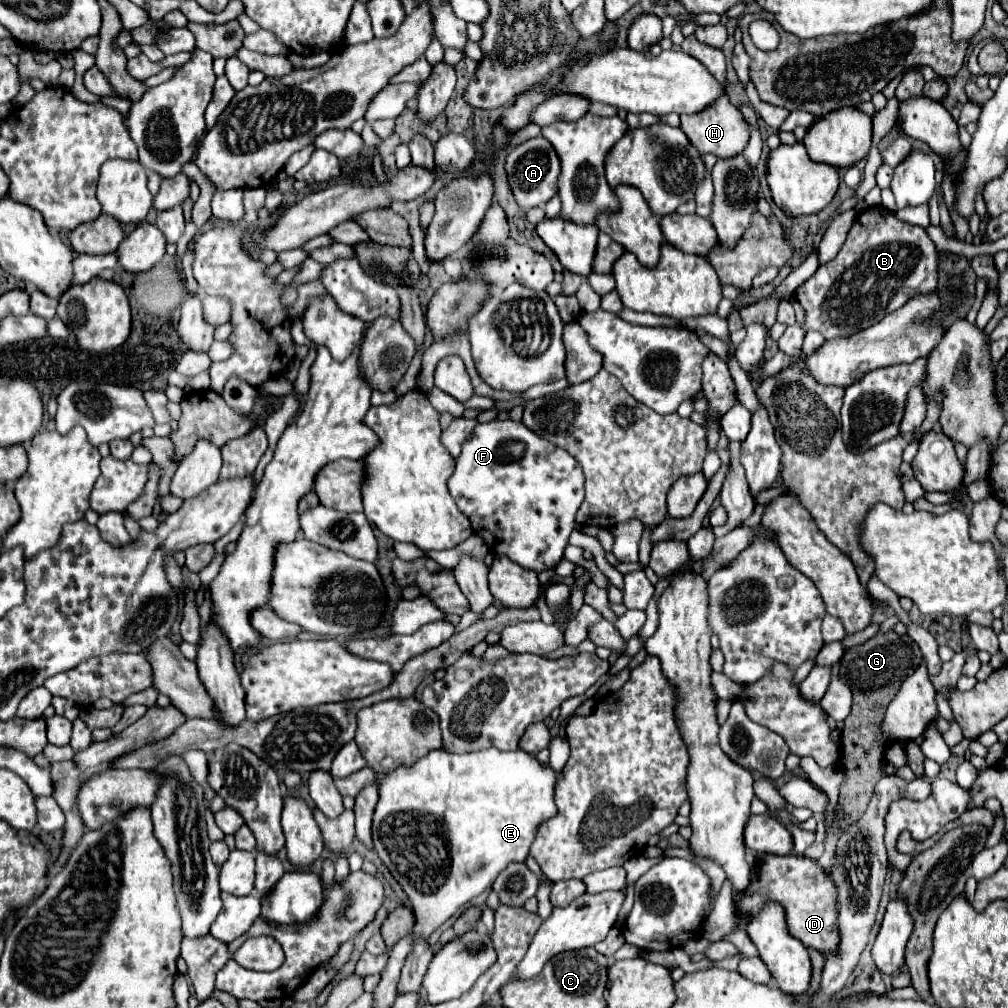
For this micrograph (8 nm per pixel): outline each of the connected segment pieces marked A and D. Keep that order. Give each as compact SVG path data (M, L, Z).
M538 136L518 144L514 150L508 152L506 172L516 202L522 210L530 210L534 206L544 206L556 194L560 178L560 160L556 158L556 150L552 148L552 144L548 144L544 136Z
M764 854L750 886L744 892L734 892L738 916L746 926L752 916L756 916L766 902L776 902L784 908L788 932L798 938L806 948L816 948L822 954L834 952L838 948L838 928L836 928L836 888L832 878L810 858L796 856L776 856Z

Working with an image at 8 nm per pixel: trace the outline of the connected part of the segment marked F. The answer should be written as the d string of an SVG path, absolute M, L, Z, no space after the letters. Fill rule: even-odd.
M494 420L478 424L464 442L456 458L456 470L448 480L448 490L460 512L468 516L472 530L494 556L508 556L522 568L540 574L544 570L554 570L564 558L568 538L576 524L576 512L584 502L584 474L574 456L536 436L536 432L528 430L522 422Z

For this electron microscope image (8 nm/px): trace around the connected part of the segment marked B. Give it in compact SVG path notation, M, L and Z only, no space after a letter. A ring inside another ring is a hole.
M882 206L868 208L856 216L846 244L838 256L820 266L796 290L796 300L806 312L802 330L816 330L826 340L852 336L886 314L904 306L910 298L936 290L938 286L938 252L922 226L900 222Z

